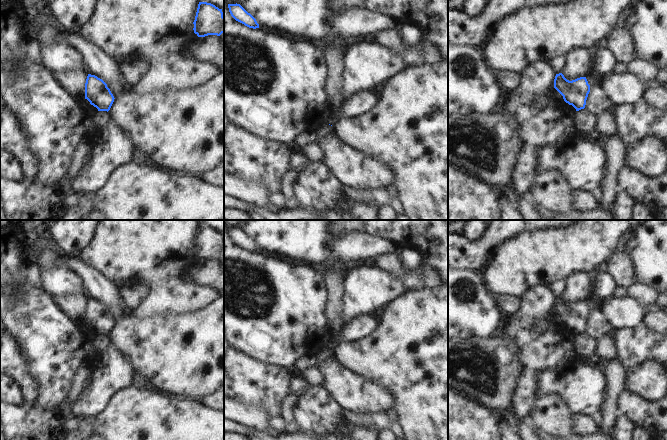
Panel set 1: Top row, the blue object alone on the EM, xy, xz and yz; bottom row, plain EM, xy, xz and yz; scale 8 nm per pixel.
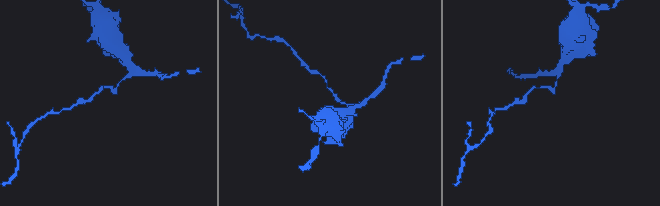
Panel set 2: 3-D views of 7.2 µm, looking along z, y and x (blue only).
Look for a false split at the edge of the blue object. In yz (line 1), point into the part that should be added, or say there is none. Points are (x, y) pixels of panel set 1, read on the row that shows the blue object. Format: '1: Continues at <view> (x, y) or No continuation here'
1: No continuation here.

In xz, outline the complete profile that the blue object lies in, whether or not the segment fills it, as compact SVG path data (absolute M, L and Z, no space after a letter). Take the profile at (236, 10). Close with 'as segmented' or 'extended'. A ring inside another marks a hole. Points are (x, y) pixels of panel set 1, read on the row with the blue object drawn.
M228 4L231 16L238 22L244 24L249 28L259 28L256 19L248 13L240 4Z; as segmented

